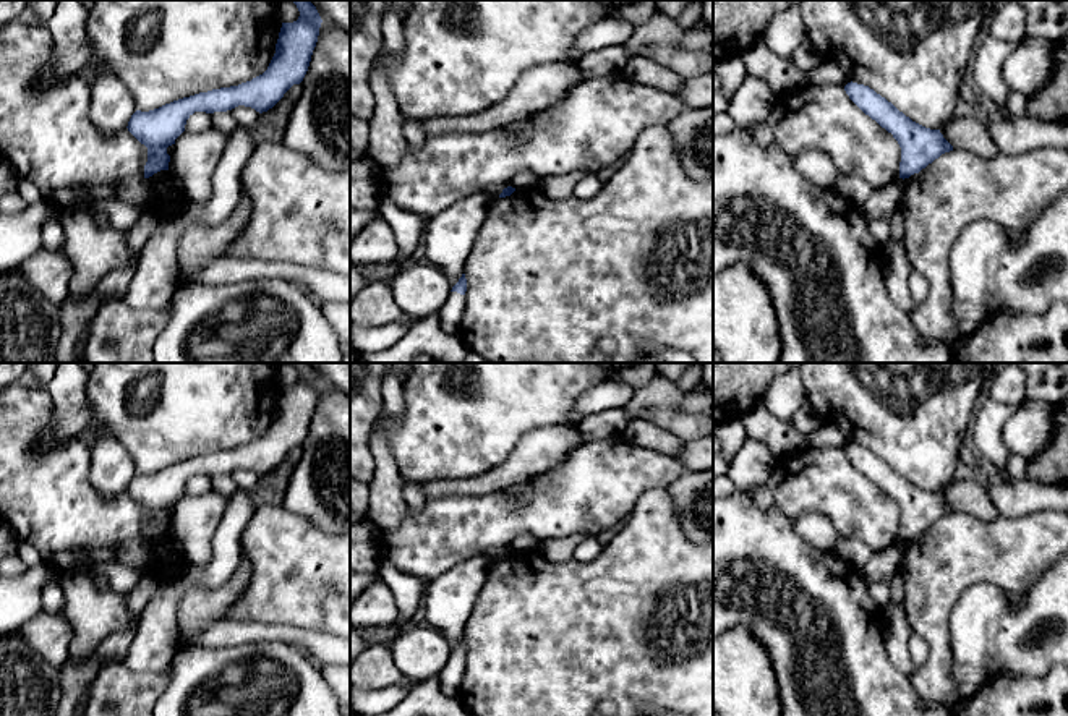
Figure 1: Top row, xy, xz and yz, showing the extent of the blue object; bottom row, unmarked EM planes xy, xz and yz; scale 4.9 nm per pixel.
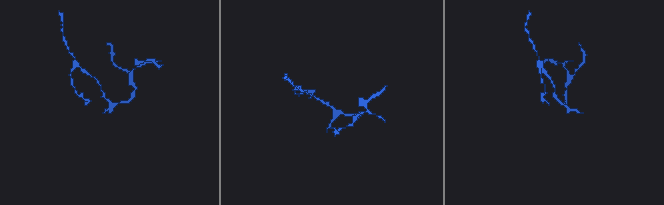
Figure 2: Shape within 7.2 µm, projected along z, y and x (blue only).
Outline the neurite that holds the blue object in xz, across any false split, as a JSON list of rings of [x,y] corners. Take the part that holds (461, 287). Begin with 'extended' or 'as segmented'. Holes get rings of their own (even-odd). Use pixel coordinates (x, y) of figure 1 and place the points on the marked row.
extended; [[[465,274],[452,287],[446,305],[439,309],[441,327],[447,334],[459,334],[460,321],[464,318],[467,279]]]

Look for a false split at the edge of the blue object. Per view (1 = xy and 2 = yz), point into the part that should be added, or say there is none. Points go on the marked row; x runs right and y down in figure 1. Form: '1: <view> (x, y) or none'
1: none
2: none

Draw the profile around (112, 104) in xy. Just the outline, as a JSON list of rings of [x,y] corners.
[[[110,70],[94,71],[89,109],[94,126],[104,136],[112,136],[128,126],[135,112],[135,99],[120,79]]]

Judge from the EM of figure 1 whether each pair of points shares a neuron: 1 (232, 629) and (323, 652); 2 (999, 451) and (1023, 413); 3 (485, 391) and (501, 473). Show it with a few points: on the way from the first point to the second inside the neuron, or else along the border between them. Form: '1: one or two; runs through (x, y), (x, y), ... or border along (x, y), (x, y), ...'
1: one; runs through (255, 632), (286, 632), (300, 637)
2: two; border along (1016, 409), (1003, 426), (1003, 444), (1028, 459)
3: two; border along (522, 434), (503, 462), (464, 480)

